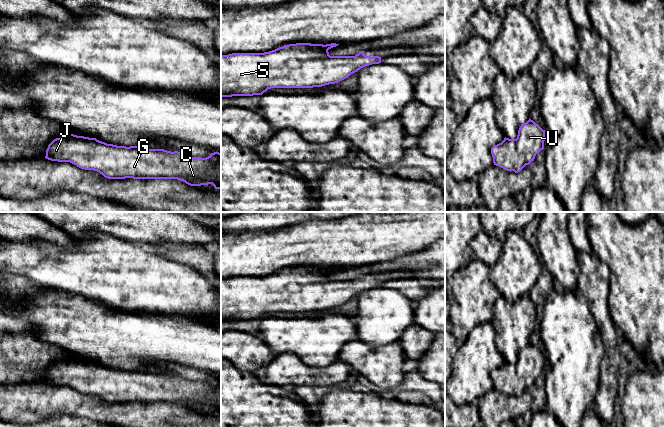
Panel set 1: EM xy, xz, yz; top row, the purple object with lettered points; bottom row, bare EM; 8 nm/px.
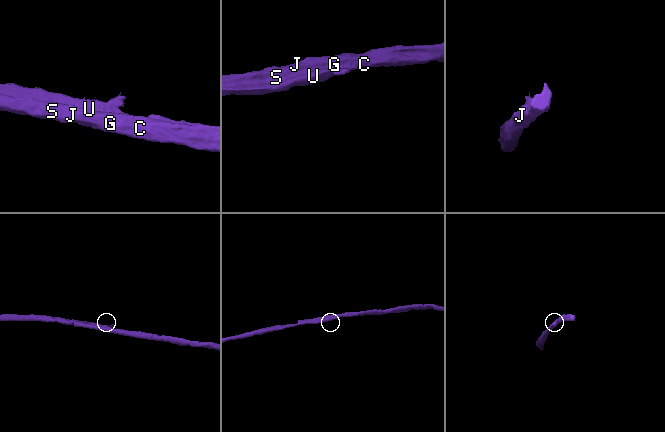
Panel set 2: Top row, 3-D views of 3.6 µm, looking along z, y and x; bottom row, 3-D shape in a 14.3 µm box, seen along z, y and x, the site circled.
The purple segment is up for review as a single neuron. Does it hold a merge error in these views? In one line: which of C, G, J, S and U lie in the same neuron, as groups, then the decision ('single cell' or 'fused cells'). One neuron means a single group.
C G J S U; single cell

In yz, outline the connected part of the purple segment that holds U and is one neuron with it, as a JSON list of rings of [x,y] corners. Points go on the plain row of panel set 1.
[[[529,342],[521,348],[516,363],[504,364],[491,372],[493,387],[507,395],[520,396],[544,373],[545,354]]]

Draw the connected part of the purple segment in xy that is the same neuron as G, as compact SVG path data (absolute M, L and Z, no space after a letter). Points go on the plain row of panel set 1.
M70 358L54 363L45 382L97 395L108 403L177 403L190 410L212 408L221 413L219 376L206 382L191 381L178 375L117 370Z

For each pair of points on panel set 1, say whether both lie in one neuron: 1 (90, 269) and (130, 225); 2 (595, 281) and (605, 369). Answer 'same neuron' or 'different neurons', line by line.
1: different neurons
2: same neuron

